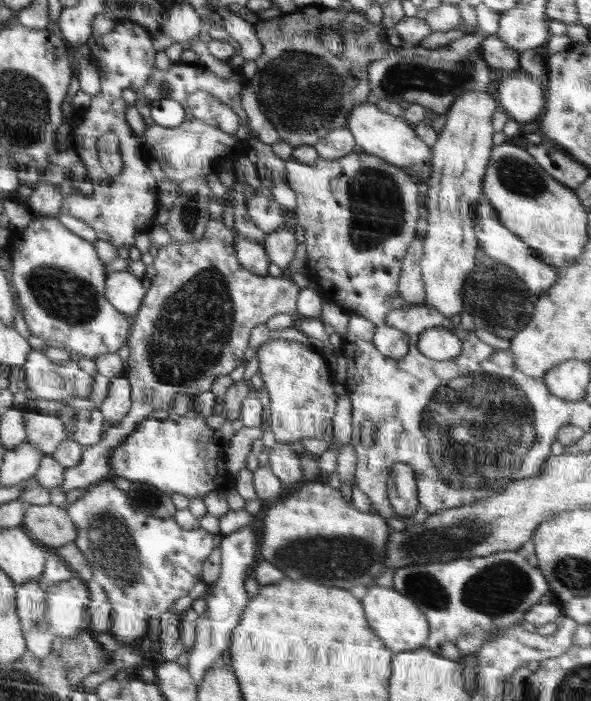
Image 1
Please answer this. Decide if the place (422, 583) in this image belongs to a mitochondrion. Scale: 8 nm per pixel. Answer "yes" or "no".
yes

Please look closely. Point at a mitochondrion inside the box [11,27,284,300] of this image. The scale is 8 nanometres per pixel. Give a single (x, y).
(190, 215)

